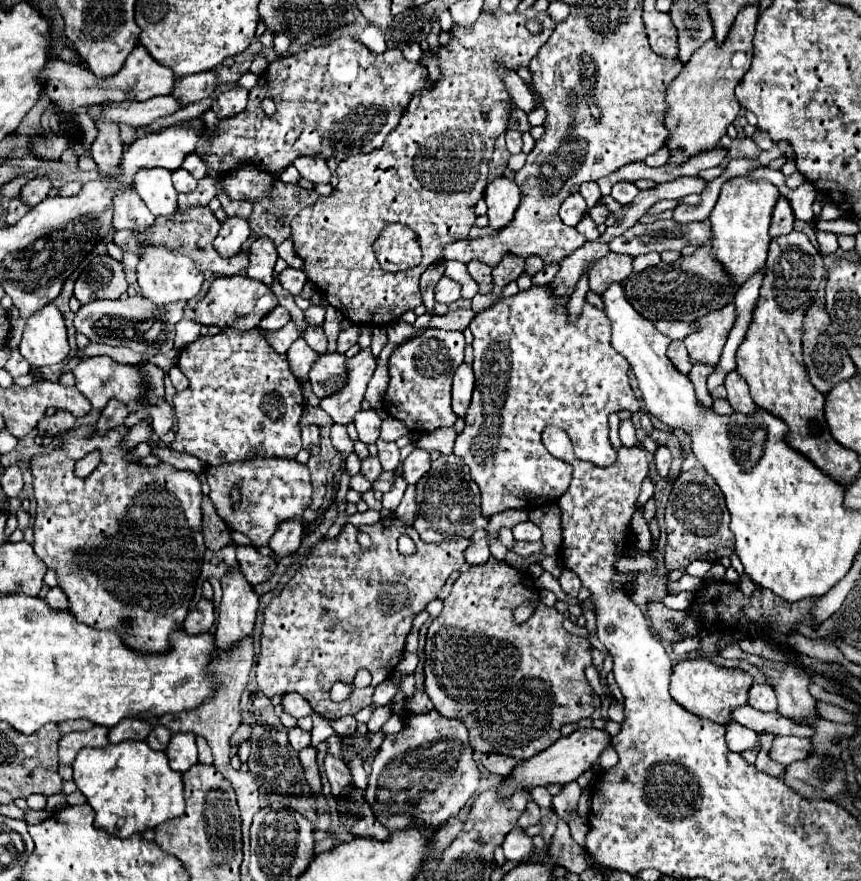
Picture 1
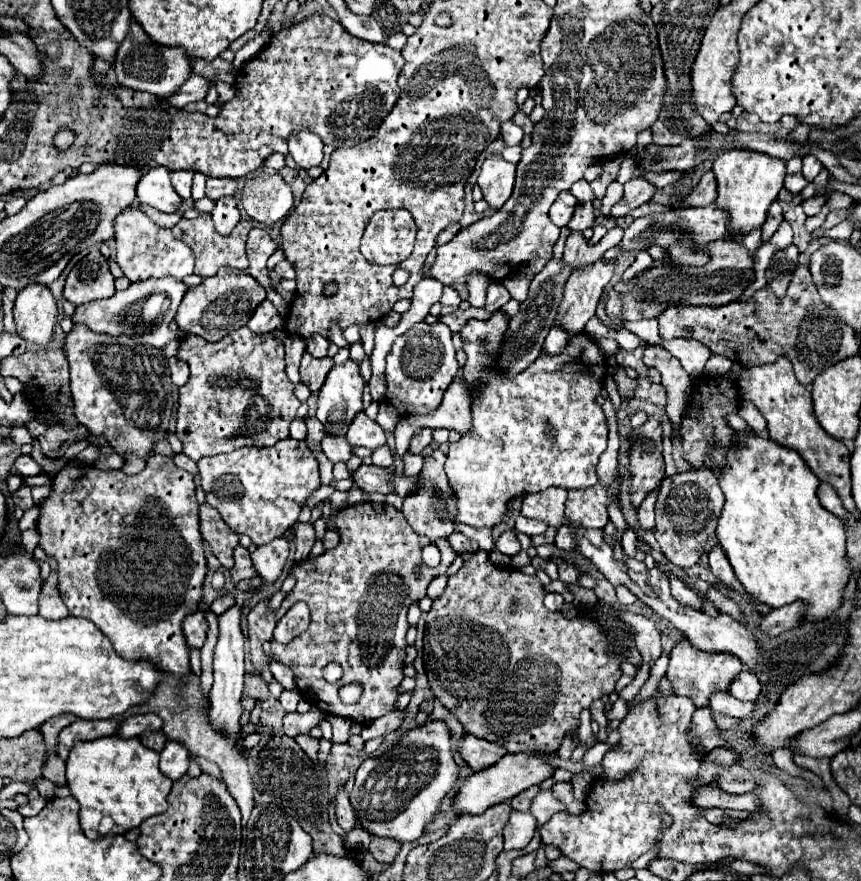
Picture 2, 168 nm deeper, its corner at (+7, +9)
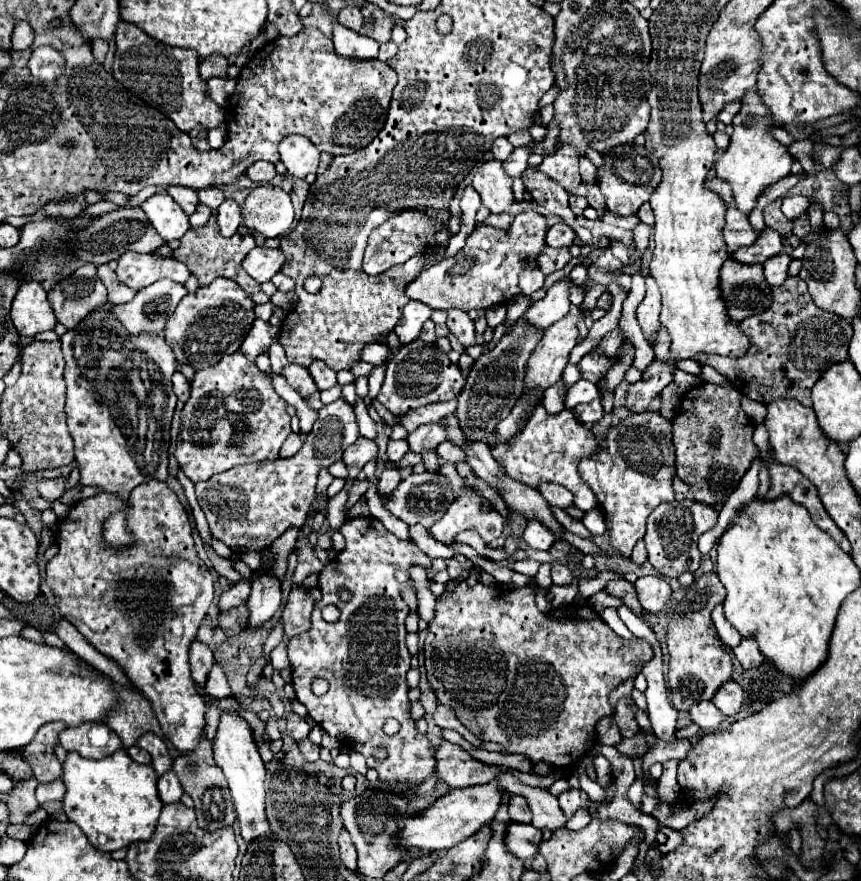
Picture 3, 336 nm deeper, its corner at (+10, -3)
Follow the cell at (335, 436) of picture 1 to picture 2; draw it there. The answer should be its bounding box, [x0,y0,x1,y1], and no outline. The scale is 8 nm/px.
[321,436,351,462]

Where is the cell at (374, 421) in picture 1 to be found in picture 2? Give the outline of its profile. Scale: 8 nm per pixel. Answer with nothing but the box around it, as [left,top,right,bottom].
[347,410,385,448]

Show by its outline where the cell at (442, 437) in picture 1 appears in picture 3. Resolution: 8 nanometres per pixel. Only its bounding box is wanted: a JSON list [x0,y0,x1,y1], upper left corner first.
[436,442,466,464]

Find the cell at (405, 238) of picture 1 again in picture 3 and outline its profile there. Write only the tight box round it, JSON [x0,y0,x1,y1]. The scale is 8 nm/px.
[364,210,450,274]

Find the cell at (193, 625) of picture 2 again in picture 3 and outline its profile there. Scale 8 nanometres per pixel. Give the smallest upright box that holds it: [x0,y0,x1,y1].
[190,642,214,688]

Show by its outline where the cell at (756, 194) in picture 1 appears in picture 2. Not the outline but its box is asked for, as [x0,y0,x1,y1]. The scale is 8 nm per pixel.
[713,150,785,240]

